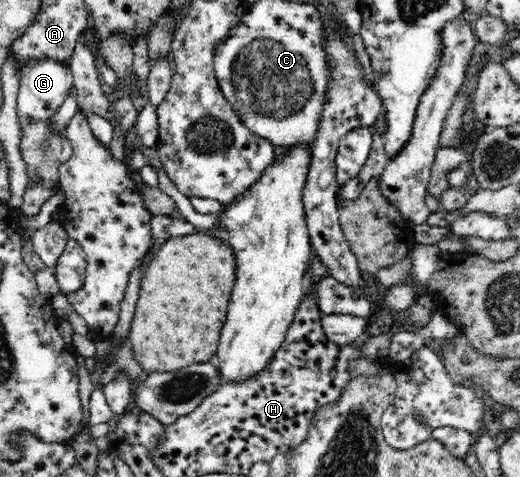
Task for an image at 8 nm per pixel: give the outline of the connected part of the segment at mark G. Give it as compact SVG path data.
M32 59L19 68L20 85L16 107L18 114L18 128L20 140L18 148L22 160L25 161L28 181L20 209L27 216L36 215L46 200L57 194L59 165L73 157L73 147L66 139L66 133L59 133L51 127L51 118L55 116L57 108L63 104L69 89L74 86L74 78L68 63L58 63L50 59Z

